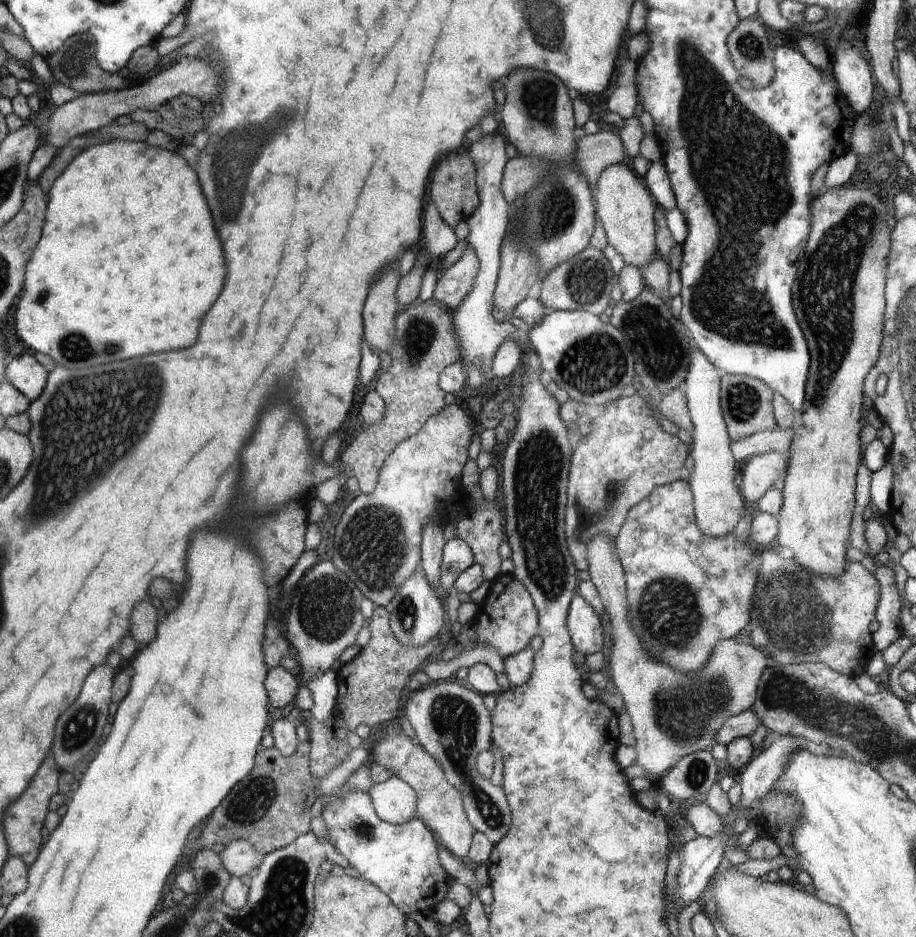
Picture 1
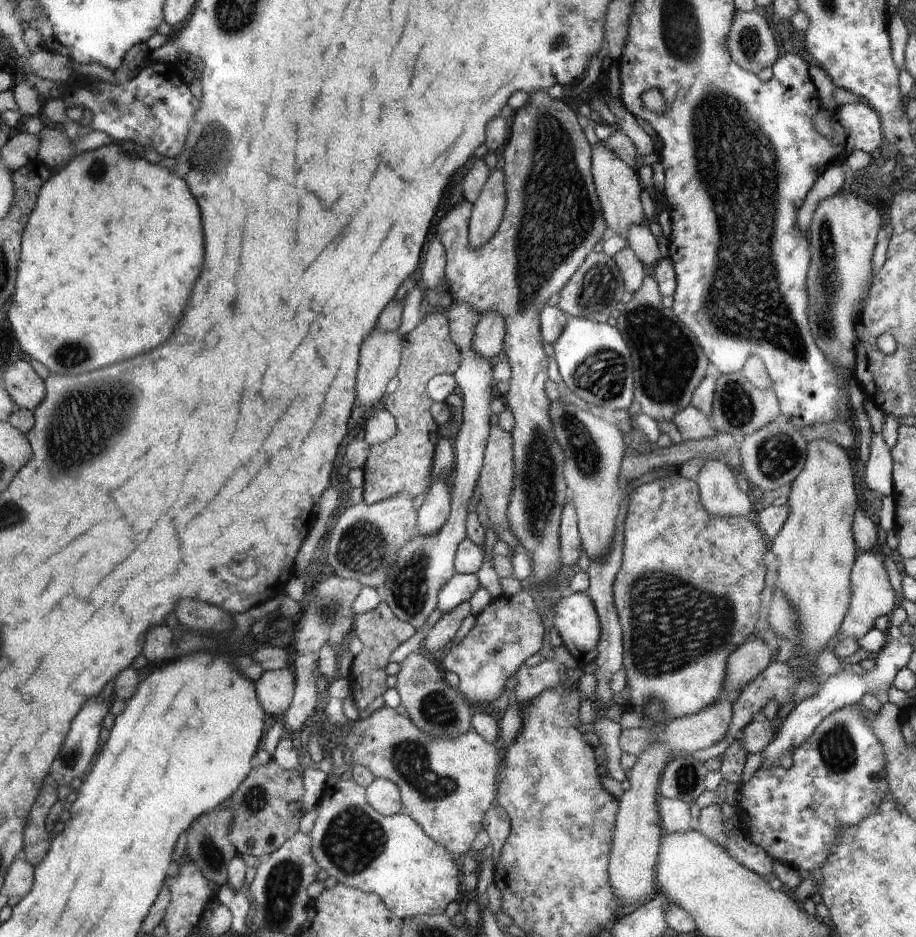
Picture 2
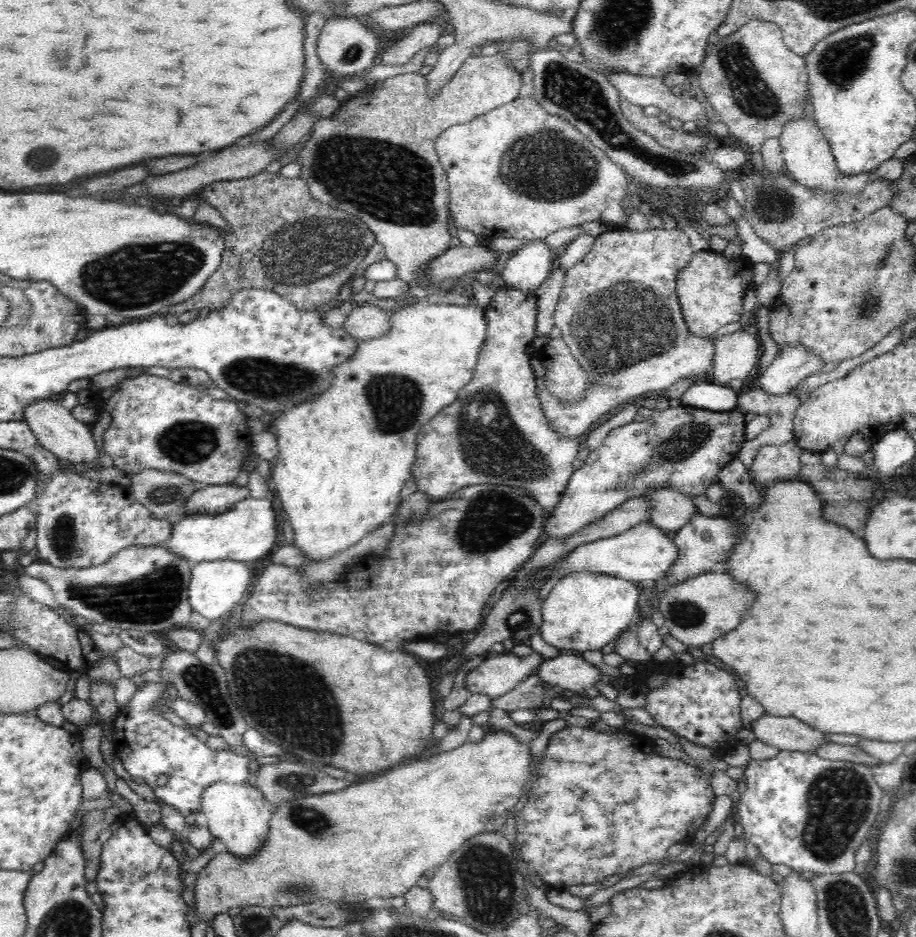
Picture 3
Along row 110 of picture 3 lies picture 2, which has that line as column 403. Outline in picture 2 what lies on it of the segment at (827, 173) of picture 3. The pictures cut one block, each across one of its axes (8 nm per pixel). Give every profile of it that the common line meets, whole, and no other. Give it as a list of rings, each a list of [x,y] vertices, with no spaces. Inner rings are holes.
[[[374,779],[365,788],[368,804],[384,816],[392,816],[404,811],[401,790],[388,779]]]

